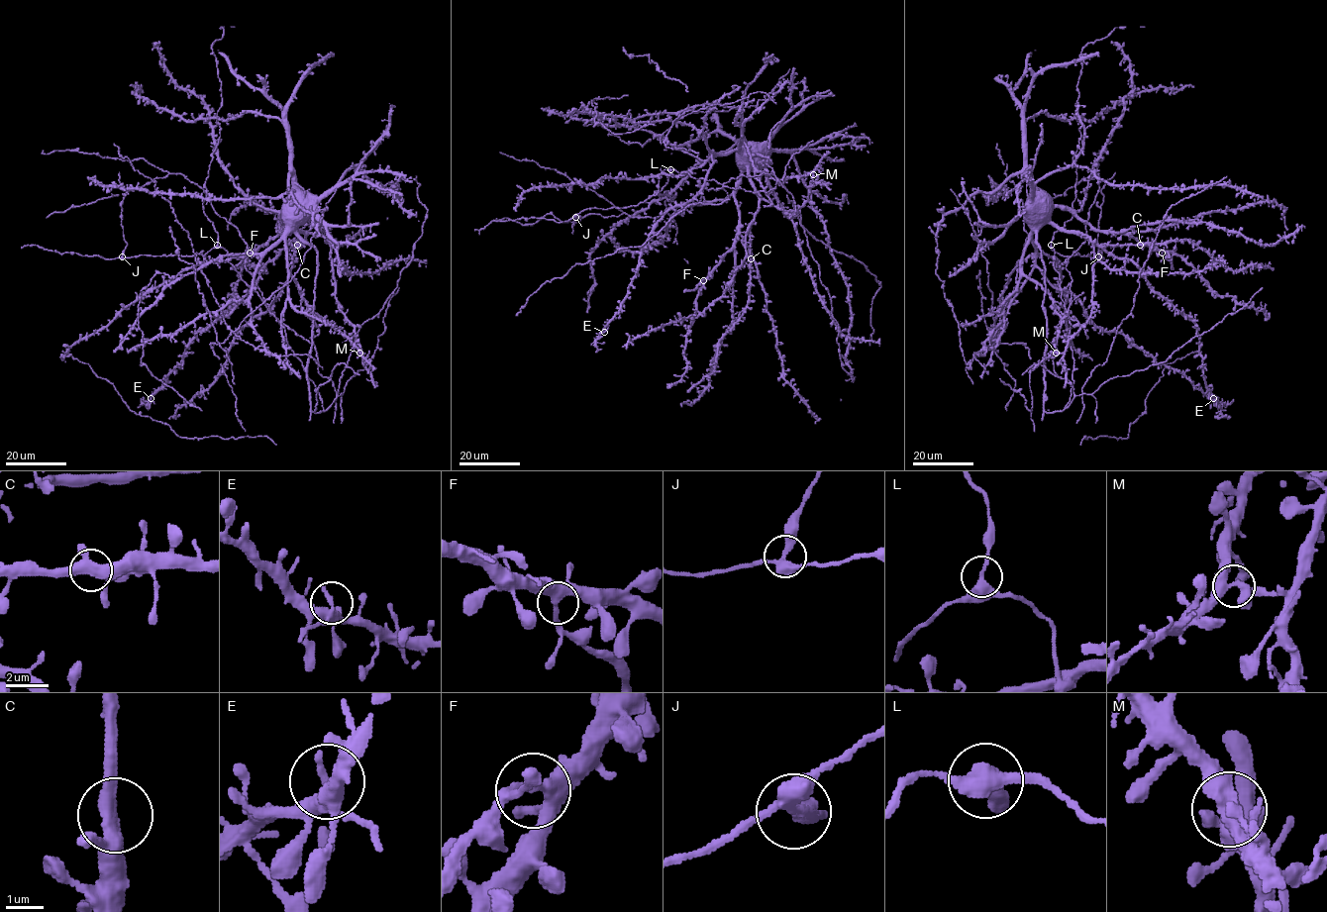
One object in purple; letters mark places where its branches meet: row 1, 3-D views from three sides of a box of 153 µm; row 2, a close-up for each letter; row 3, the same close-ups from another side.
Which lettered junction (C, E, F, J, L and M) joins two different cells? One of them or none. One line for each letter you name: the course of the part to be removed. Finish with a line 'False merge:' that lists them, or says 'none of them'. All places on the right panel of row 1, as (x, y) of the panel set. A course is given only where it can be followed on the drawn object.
J: foreign part runs (1098, 256), (1098, 220), (1103, 197), (1101, 190), (1115, 172)
False merge: J

